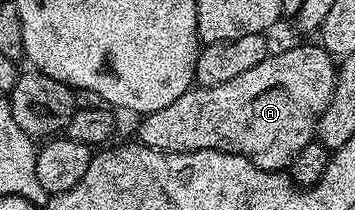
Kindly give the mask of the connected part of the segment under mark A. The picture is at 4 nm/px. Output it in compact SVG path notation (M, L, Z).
M320 43L293 45L282 53L270 52L263 59L263 63L255 63L251 71L243 71L243 75L238 75L227 83L219 83L215 87L191 87L183 95L179 95L175 103L170 103L154 113L144 114L140 118L141 126L137 129L141 136L138 137L140 144L155 151L172 153L214 149L243 155L261 169L288 170L299 151L303 151L307 143L315 140L317 121L323 111L327 111L331 95L337 86L337 72L334 54L327 52Z

